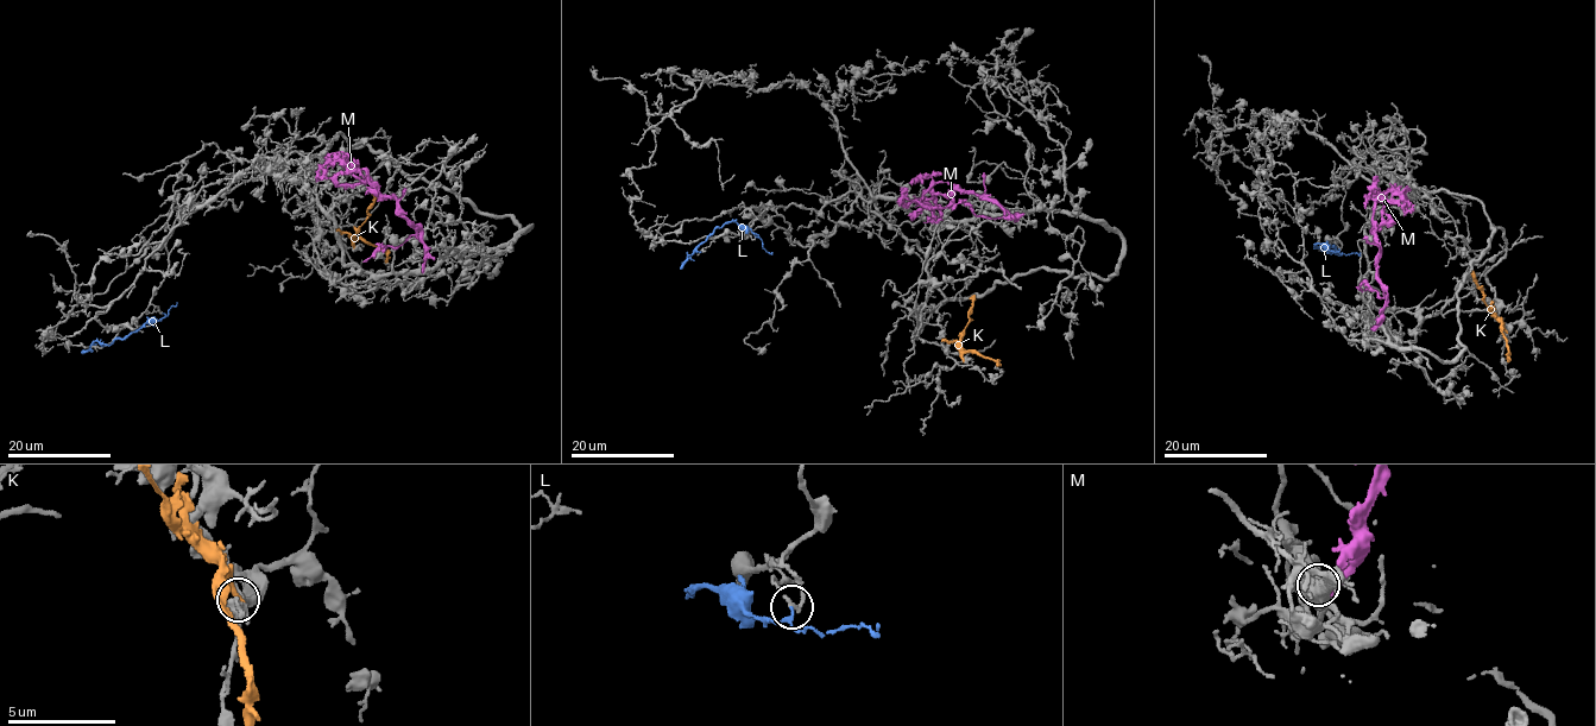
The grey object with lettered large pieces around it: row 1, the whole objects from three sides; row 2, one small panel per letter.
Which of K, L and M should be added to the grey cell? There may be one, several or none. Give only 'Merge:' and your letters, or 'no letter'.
Merge: no letter

